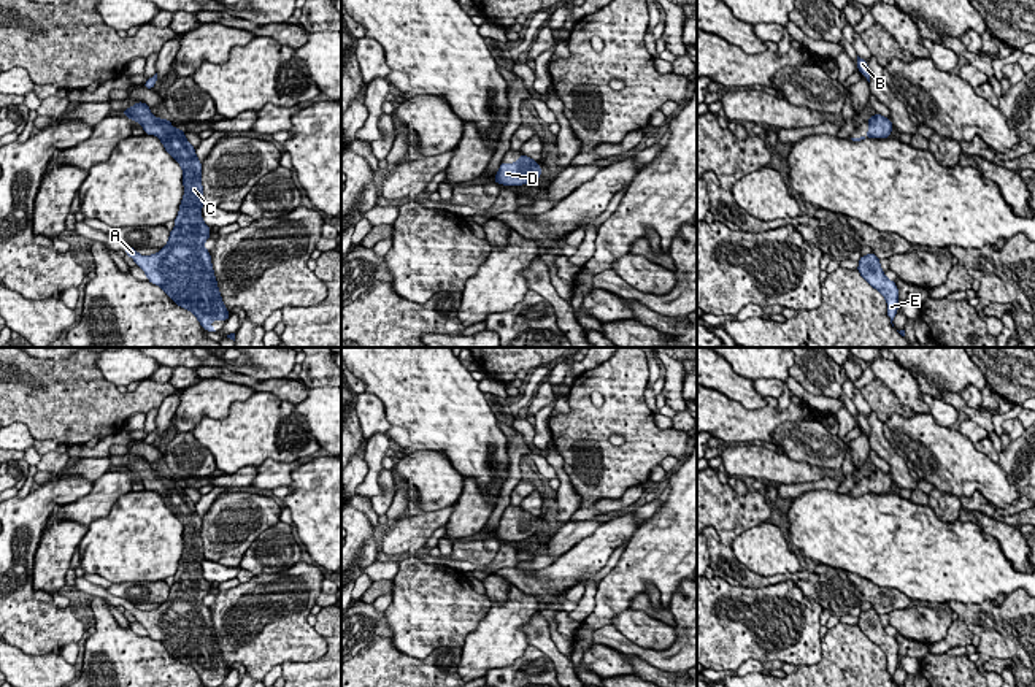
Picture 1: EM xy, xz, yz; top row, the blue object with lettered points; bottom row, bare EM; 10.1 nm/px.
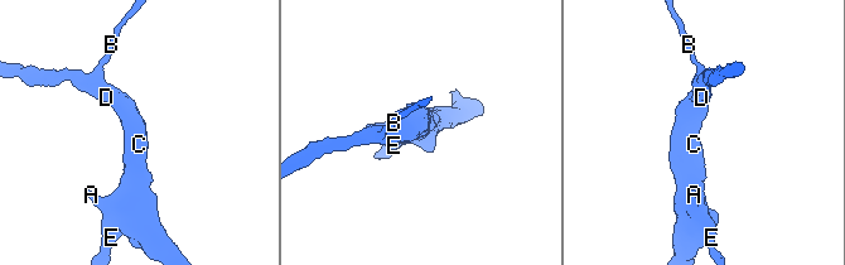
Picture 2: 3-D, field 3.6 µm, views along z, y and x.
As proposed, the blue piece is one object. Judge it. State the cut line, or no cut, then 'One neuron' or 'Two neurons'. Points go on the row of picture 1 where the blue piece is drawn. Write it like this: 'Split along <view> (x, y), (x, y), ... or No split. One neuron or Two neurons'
No split. One neuron

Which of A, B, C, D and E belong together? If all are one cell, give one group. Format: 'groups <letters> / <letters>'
groups A B C D E

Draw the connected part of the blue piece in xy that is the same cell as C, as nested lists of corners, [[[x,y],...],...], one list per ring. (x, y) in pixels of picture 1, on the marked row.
[[[138,102],[121,114],[140,124],[146,135],[156,135],[184,173],[184,197],[167,246],[152,255],[140,255],[127,246],[124,254],[130,255],[148,281],[160,286],[173,303],[192,311],[203,330],[216,332],[210,322],[227,320],[230,314],[217,289],[210,251],[203,248],[211,228],[202,219],[202,162],[186,140],[184,129],[176,130],[168,119],[152,116],[146,103]]]

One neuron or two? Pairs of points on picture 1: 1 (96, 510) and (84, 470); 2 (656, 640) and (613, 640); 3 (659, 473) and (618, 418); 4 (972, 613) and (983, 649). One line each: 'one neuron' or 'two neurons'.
1: two neurons
2: two neurons
3: two neurons
4: one neuron

